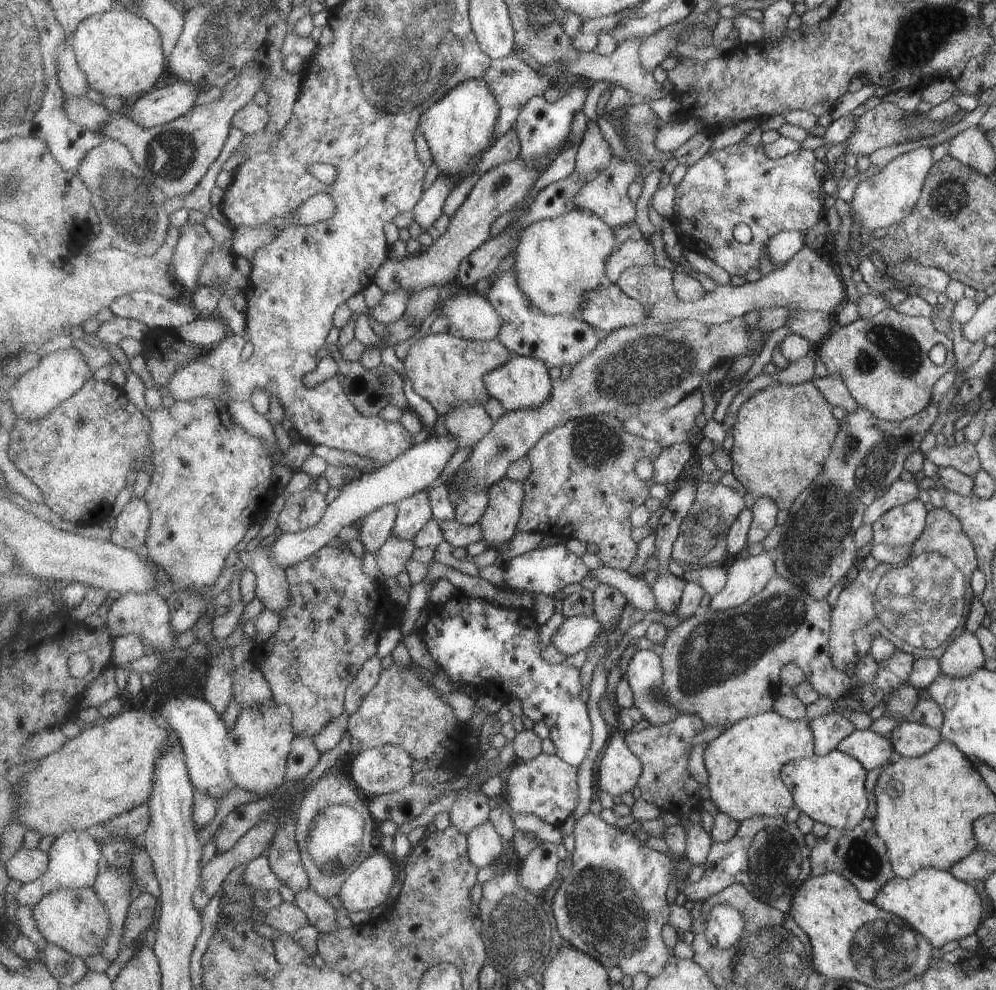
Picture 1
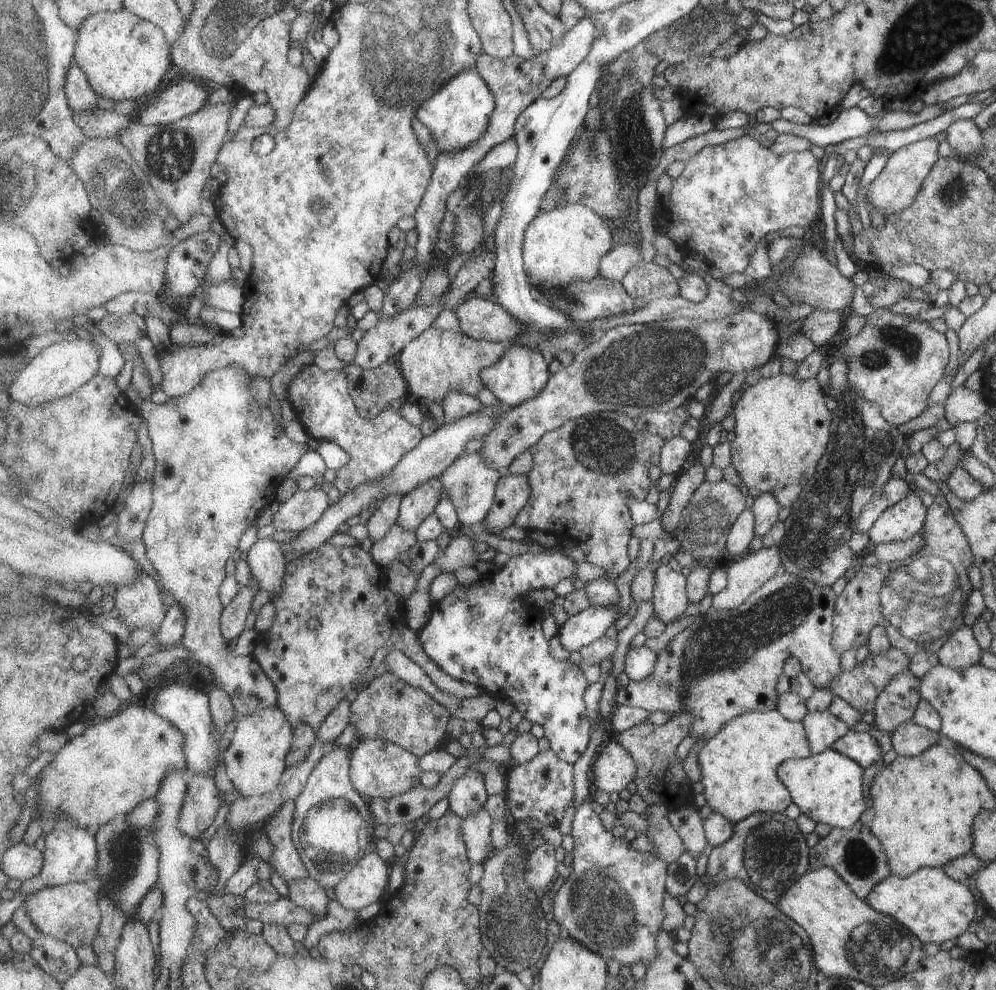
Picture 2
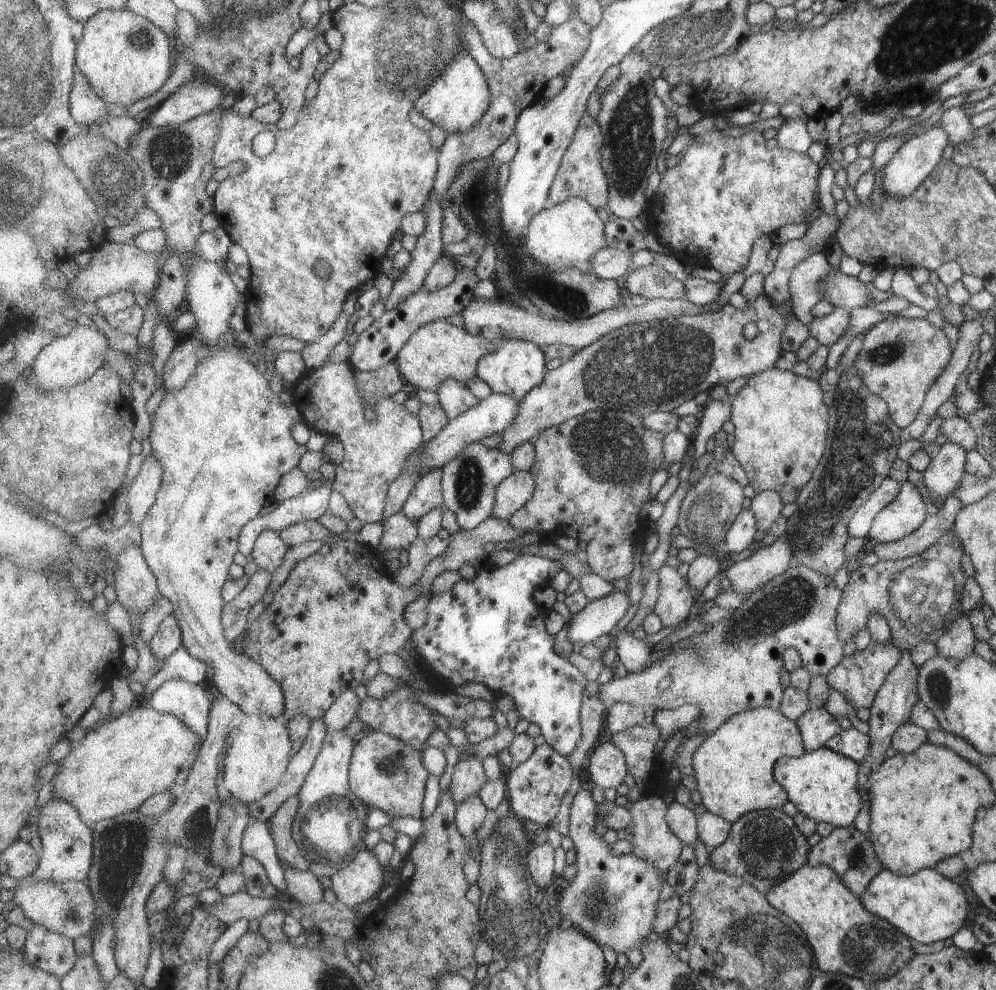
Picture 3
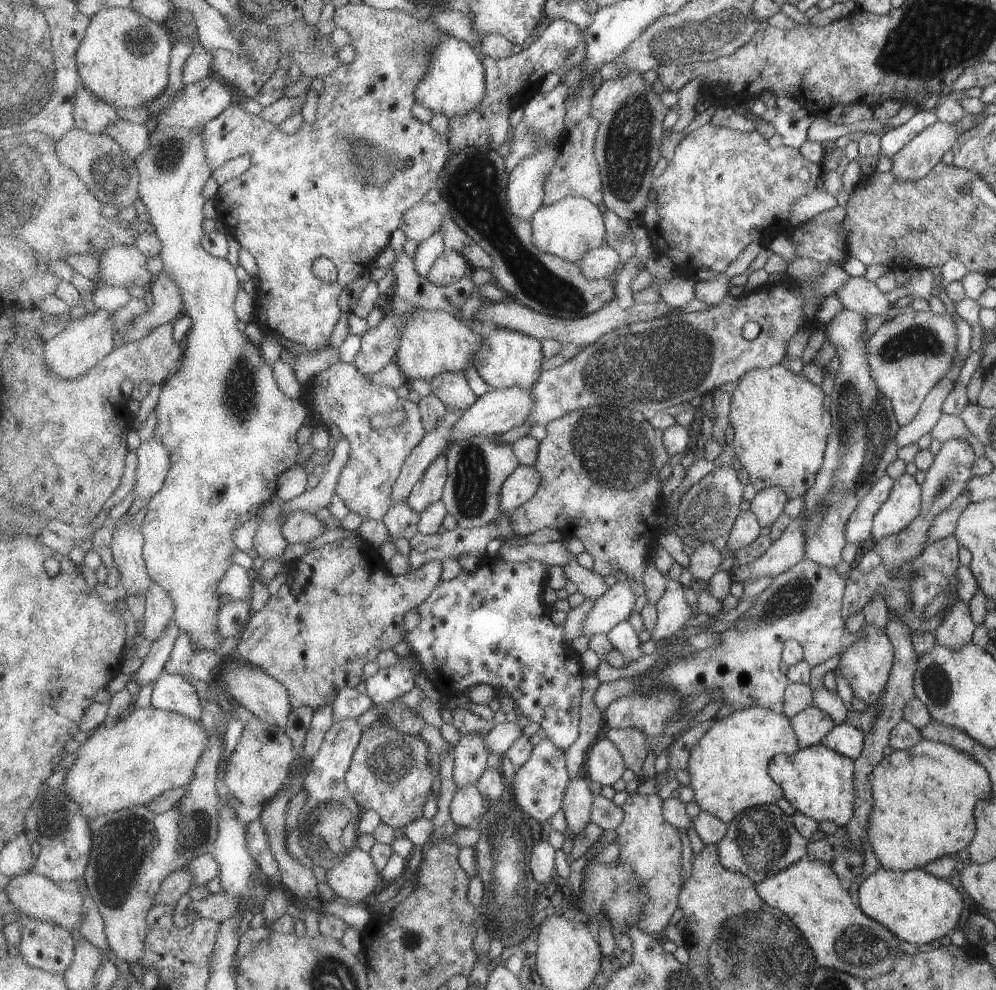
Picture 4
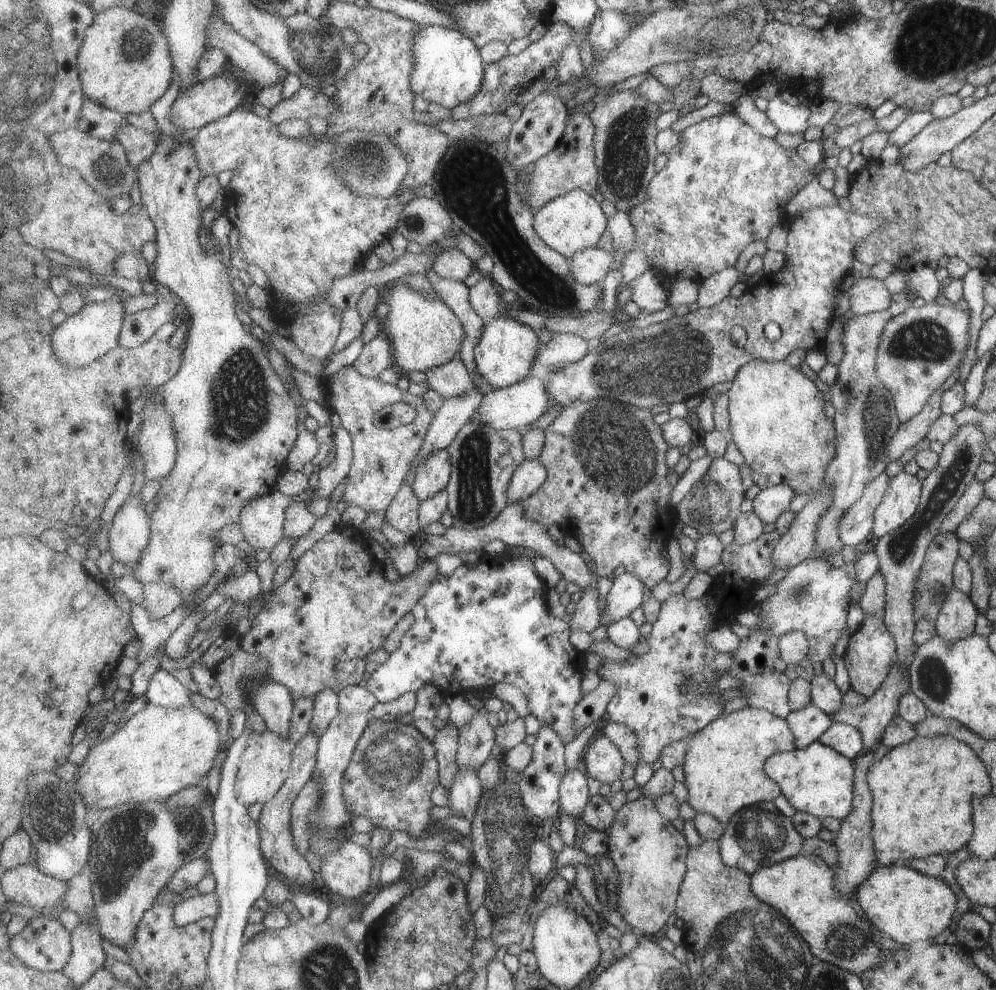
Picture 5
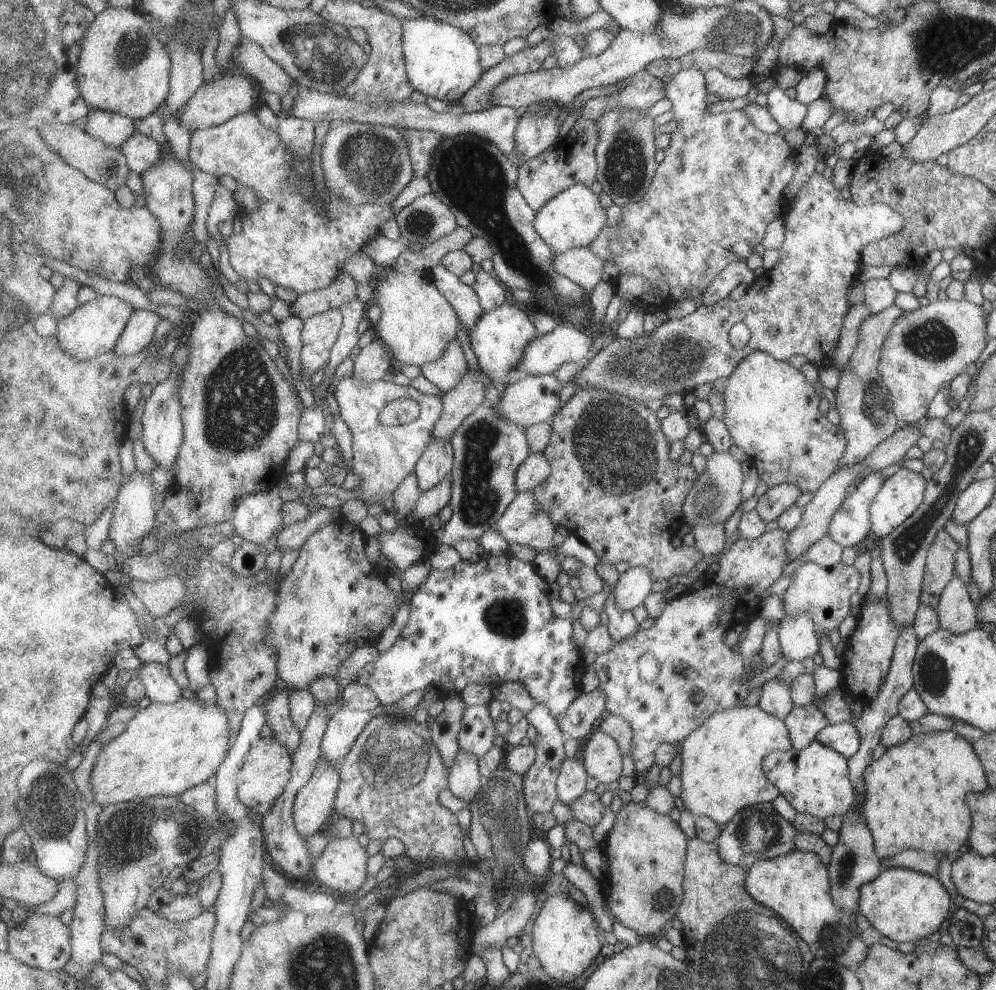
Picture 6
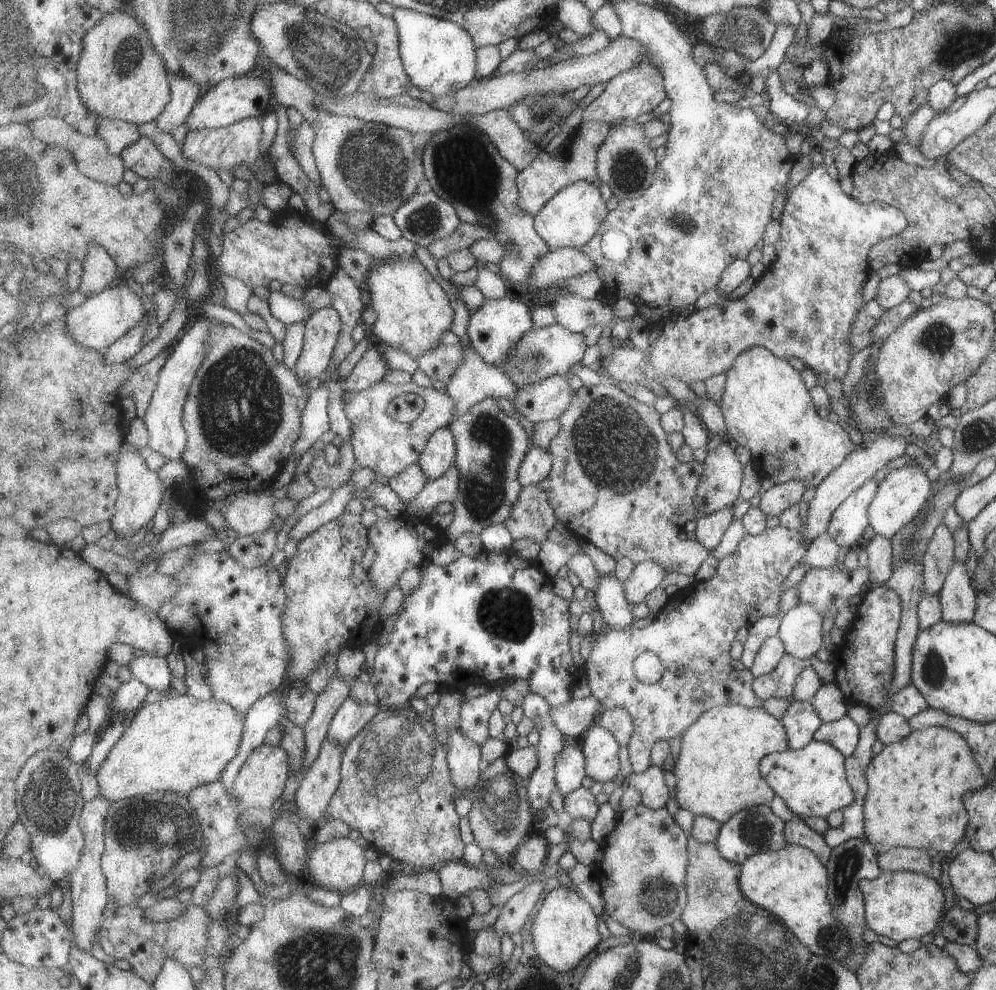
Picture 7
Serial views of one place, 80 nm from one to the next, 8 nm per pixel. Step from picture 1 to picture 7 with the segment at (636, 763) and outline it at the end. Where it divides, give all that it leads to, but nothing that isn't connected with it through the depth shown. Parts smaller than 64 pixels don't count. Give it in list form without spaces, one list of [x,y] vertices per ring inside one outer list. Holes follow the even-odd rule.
[[[595,723],[580,740],[586,772],[599,783],[612,781],[621,772],[619,740],[607,728]]]

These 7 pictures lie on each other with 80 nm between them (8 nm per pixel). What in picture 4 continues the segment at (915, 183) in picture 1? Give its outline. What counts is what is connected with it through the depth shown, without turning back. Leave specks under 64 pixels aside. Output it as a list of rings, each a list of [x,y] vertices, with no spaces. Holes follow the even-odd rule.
[[[965,113],[957,122],[954,123],[944,123],[939,120],[935,121],[933,124],[930,124],[927,128],[924,128],[914,136],[899,150],[896,152],[890,159],[891,168],[890,173],[898,180],[903,182],[919,180],[923,178],[932,166],[940,162],[941,156],[946,150],[952,148],[953,143],[956,141],[956,138],[963,132],[966,131],[969,127],[975,125],[974,120],[980,115],[979,114],[967,114]]]

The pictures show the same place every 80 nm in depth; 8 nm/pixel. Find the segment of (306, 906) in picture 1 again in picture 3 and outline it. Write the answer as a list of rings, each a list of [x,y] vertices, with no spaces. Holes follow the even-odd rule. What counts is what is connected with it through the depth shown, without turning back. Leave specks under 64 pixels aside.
[[[285,867],[285,870],[287,895],[306,905],[323,901],[325,892],[321,888],[319,877],[313,871],[300,871],[291,867]]]

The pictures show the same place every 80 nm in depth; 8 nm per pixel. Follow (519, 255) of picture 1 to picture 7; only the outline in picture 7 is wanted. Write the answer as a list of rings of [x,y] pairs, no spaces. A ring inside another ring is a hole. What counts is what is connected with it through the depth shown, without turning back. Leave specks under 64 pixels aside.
[[[577,180],[555,194],[535,215],[537,233],[552,249],[574,247],[581,249],[600,232],[601,224],[608,220],[607,195],[597,188],[597,183]]]

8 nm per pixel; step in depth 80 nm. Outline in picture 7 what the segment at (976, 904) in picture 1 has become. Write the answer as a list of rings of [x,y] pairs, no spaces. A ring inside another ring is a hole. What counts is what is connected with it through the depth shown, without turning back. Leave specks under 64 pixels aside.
[[[881,871],[876,878],[863,880],[859,888],[865,902],[868,928],[876,935],[900,943],[906,939],[919,940],[923,934],[935,930],[943,908],[943,892],[929,876],[912,871]]]

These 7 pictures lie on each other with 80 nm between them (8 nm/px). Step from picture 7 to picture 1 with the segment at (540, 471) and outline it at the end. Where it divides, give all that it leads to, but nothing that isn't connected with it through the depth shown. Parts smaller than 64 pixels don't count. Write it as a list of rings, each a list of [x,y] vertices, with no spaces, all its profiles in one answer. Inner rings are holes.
[[[505,477],[490,486],[488,509],[477,524],[483,529],[488,548],[497,549],[510,542],[518,531],[518,522],[525,502],[524,483]]]

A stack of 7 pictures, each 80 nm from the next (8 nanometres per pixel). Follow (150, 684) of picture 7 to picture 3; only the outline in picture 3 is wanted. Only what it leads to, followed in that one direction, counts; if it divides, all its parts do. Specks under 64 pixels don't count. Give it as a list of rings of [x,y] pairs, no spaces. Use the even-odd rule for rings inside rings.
[[[183,679],[164,682],[149,699],[149,705],[158,711],[175,715],[200,734],[203,744],[208,735],[212,694],[199,684]]]

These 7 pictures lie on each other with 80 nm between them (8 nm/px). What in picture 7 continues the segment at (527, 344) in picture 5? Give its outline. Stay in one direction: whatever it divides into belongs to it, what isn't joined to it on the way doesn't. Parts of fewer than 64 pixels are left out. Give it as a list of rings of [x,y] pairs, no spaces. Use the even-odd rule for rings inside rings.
[[[512,294],[499,300],[486,301],[479,310],[470,315],[468,336],[474,348],[487,364],[499,365],[508,360],[509,354],[516,348],[517,342],[525,336],[525,332],[533,330],[532,312],[519,300],[513,300]]]

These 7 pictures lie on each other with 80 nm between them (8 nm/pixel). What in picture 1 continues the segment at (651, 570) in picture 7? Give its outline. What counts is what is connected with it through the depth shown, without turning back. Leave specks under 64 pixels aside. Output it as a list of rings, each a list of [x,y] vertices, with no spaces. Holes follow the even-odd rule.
[[[596,612],[591,617],[574,615],[564,620],[564,624],[553,635],[552,643],[557,650],[570,657],[586,651],[605,630],[604,624],[596,617]]]

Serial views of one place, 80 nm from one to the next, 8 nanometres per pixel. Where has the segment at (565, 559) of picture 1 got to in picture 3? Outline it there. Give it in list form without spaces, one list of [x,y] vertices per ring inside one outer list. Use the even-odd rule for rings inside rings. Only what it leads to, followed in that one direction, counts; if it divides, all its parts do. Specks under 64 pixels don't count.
[[[519,555],[508,565],[497,567],[490,563],[479,569],[475,580],[462,578],[448,591],[431,594],[428,621],[413,633],[413,642],[423,661],[453,686],[465,683],[481,683],[514,698],[520,717],[538,724],[542,734],[557,752],[569,758],[584,738],[582,732],[582,702],[585,689],[590,683],[581,670],[577,670],[567,657],[555,652],[555,635],[545,630],[548,611],[535,600],[535,594],[564,569],[558,560],[536,555]]]

